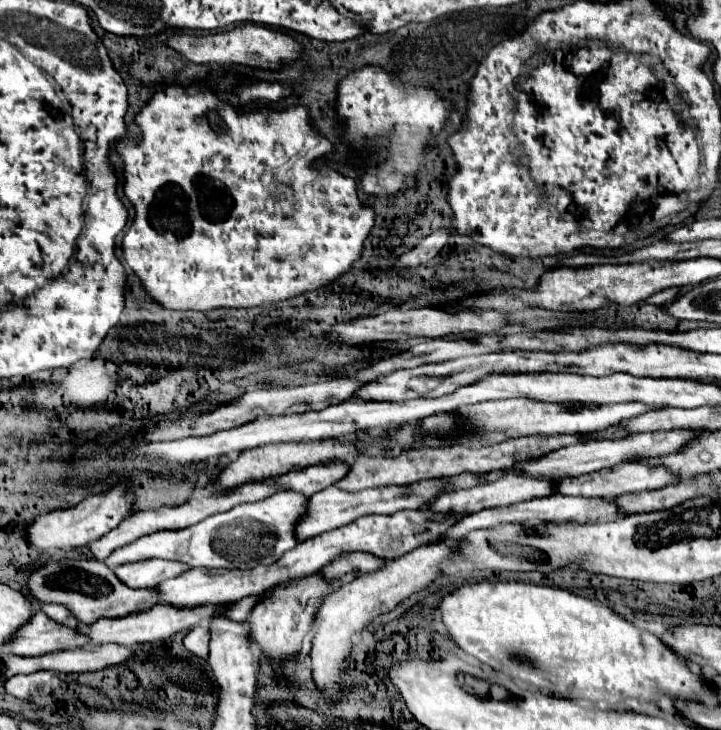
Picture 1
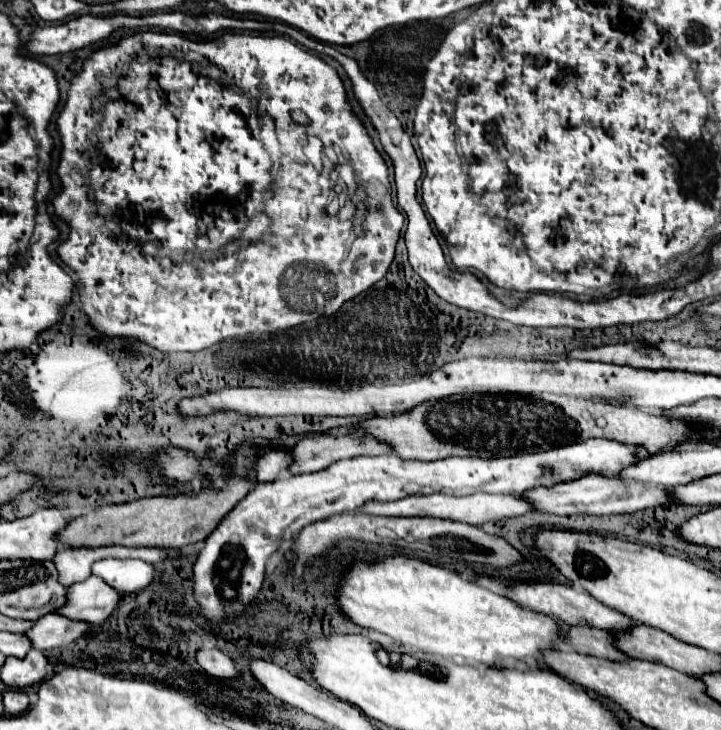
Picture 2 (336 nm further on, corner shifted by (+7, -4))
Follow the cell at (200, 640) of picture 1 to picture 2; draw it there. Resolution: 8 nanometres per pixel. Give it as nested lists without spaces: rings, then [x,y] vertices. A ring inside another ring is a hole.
[[[200,649],[198,651],[198,663],[200,667],[218,679],[240,679],[240,669],[228,655],[224,655],[220,649]]]

